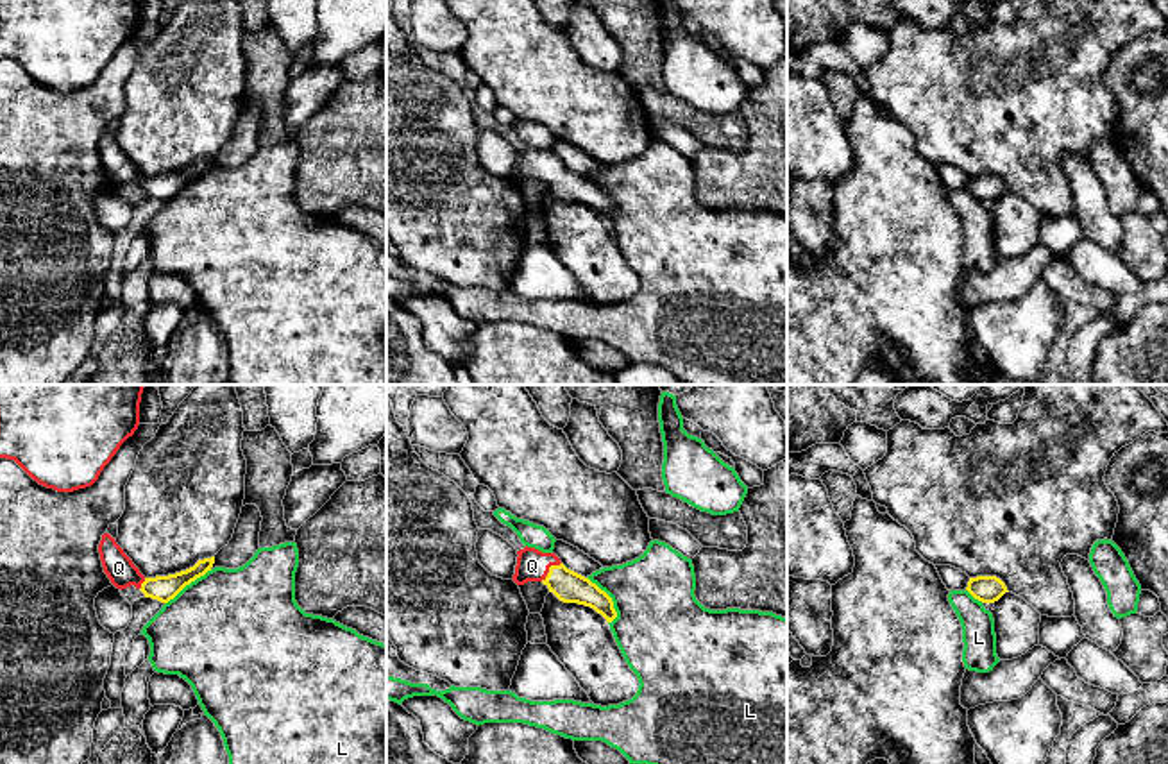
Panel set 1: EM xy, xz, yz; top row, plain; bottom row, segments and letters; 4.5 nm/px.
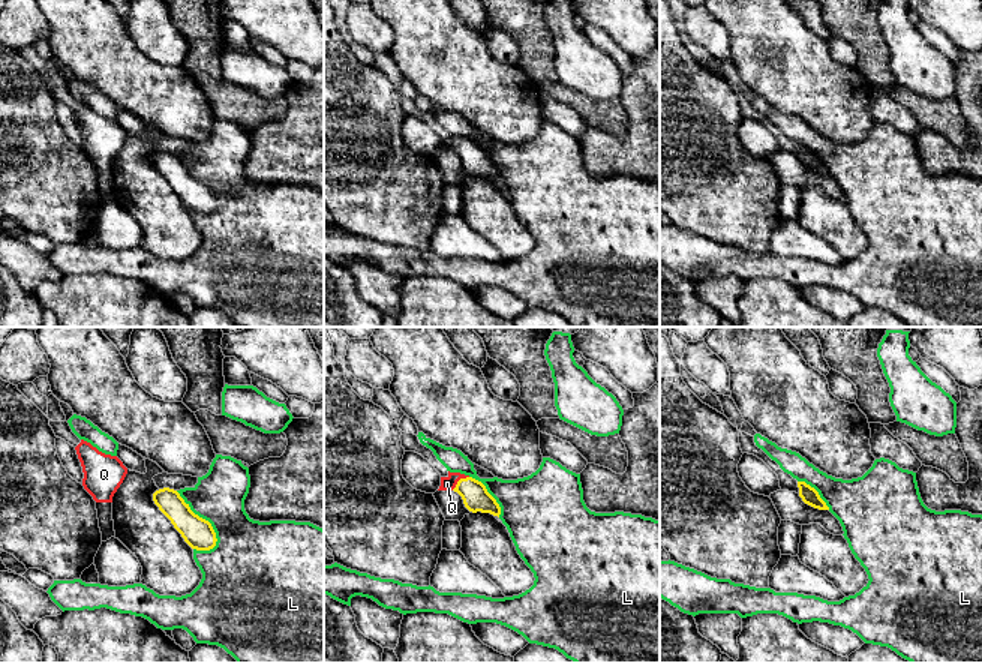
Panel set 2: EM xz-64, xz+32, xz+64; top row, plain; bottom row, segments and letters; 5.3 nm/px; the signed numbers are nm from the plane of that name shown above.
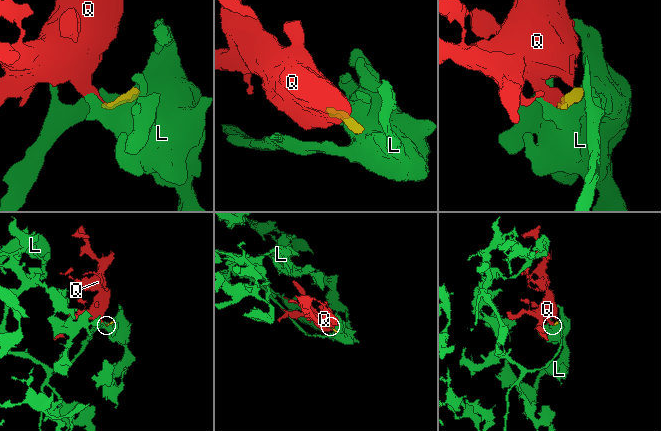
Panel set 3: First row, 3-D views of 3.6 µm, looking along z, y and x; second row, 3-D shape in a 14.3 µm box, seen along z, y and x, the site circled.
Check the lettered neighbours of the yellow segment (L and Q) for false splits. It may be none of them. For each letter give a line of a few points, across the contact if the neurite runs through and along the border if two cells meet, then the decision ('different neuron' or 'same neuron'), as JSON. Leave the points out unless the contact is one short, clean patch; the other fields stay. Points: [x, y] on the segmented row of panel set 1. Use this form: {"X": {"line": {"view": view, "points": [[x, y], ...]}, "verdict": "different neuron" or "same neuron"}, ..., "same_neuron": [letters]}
{"L": {"verdict": "different neuron"}, "Q": {"line": {"view": "xz", "points": [[567, 585], [550, 569], [532, 566]]}, "verdict": "same neuron"}, "same_neuron": ["Q"]}

